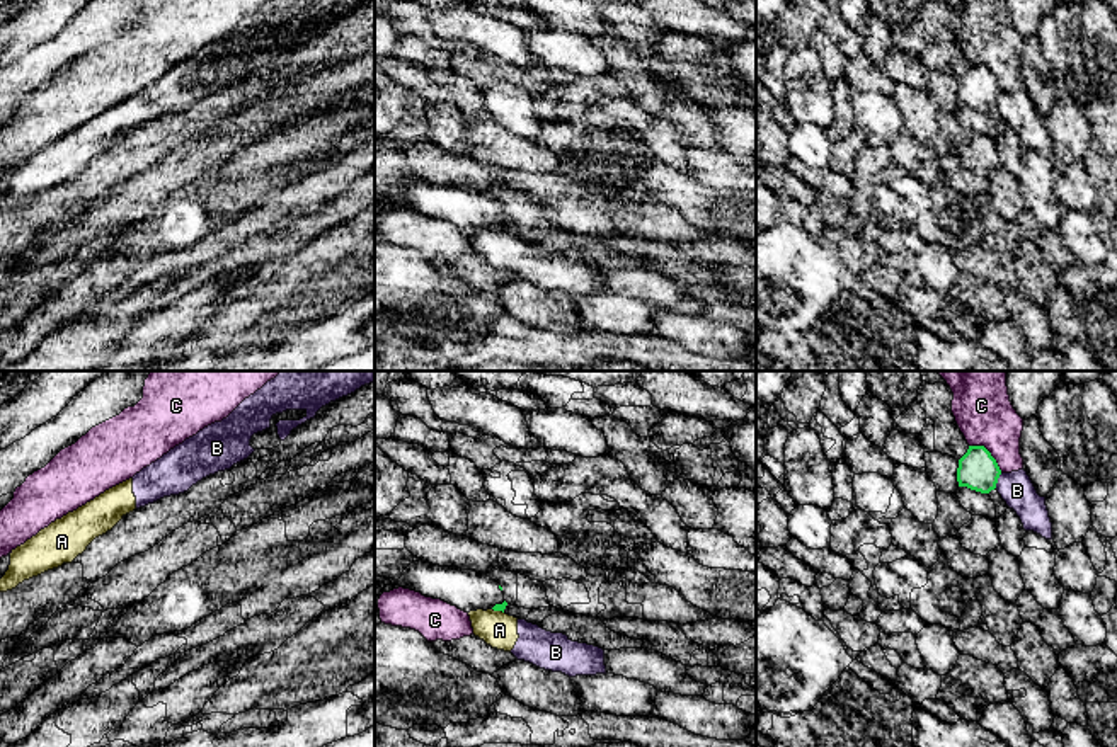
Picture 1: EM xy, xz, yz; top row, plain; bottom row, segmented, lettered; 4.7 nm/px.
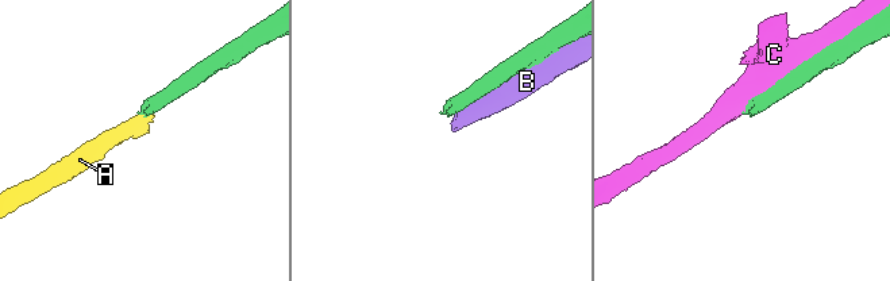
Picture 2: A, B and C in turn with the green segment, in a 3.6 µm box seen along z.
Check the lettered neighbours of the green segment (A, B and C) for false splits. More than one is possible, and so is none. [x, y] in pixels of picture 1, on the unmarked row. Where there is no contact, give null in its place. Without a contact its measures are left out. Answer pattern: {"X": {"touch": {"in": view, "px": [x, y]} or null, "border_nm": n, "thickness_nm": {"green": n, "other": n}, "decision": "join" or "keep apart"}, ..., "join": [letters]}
{"A": {"touch": {"in": "xz", "px": [498, 228]}, "border_nm": 60, "thickness_nm": {"green": 30, "other": 170}, "decision": "keep apart"}, "B": {"touch": {"in": "yz", "px": [996, 99]}, "border_nm": 80, "thickness_nm": {"green": 190, "other": 160}, "decision": "keep apart"}, "C": {"touch": {"in": "yz", "px": [990, 72]}, "border_nm": 200, "thickness_nm": {"green": 190, "other": 280}, "decision": "keep apart"}, "join": []}

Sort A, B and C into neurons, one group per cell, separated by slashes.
A B / C

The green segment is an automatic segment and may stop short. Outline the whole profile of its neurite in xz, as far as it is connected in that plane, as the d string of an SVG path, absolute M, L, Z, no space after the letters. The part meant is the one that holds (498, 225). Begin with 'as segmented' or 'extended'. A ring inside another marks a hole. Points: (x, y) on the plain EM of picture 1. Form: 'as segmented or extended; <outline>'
extended; M422 179L410 182L402 191L398 204L426 216L441 218L465 231L477 228L504 231L507 225L502 206L485 192L439 185Z

